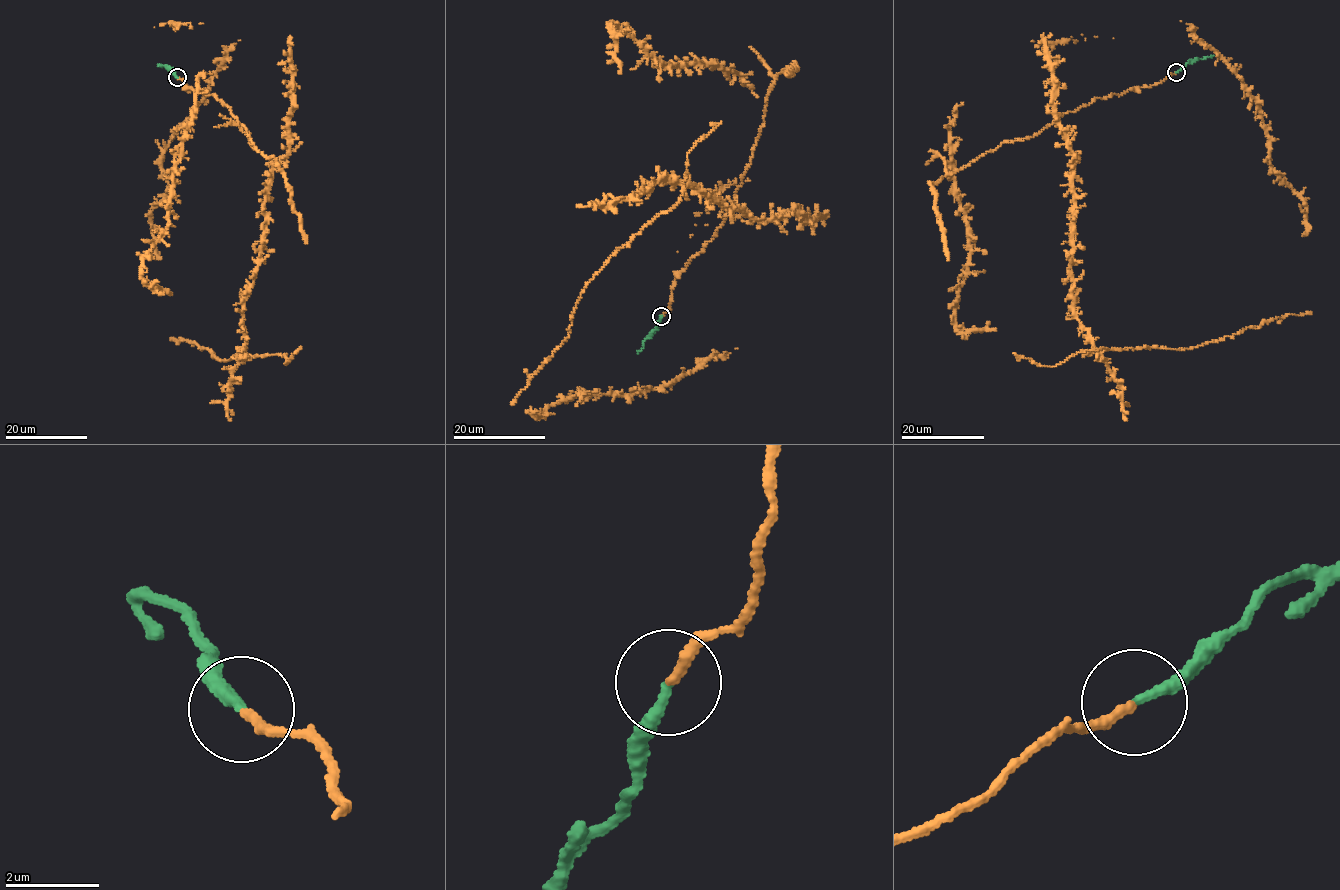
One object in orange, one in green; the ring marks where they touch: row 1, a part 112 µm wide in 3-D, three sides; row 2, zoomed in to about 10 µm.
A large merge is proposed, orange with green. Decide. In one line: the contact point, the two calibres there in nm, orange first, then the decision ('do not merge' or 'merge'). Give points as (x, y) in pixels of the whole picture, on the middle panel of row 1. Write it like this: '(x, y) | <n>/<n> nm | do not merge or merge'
(661, 316) | 200/200 nm | merge

